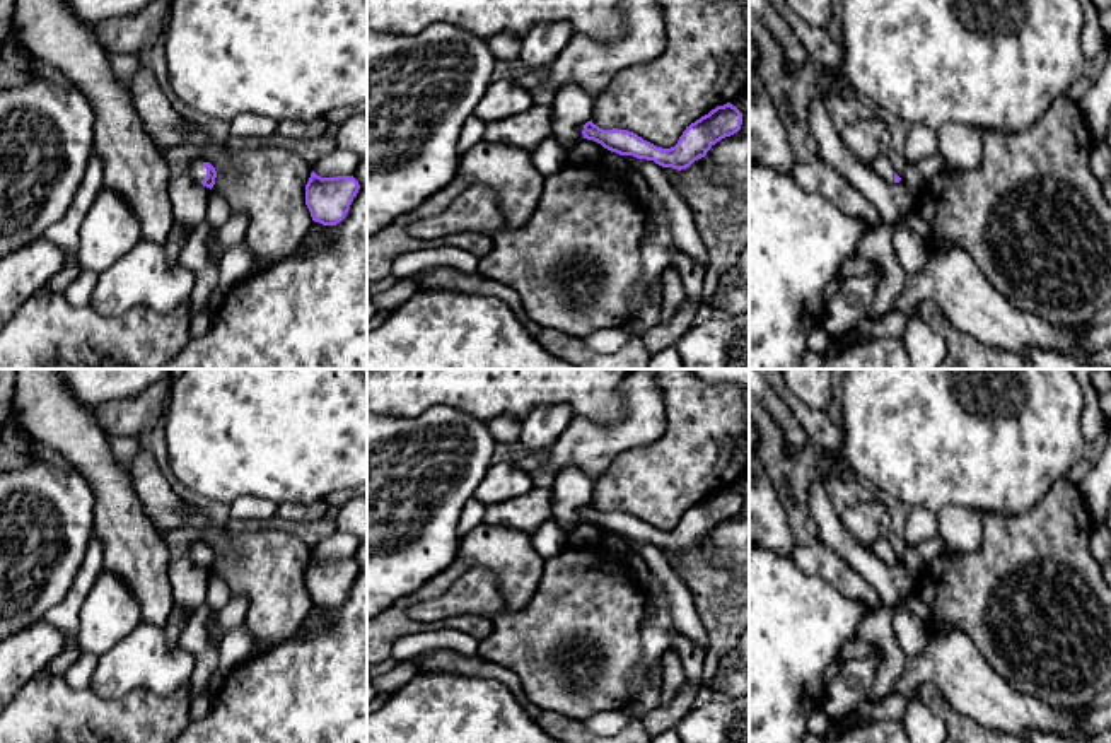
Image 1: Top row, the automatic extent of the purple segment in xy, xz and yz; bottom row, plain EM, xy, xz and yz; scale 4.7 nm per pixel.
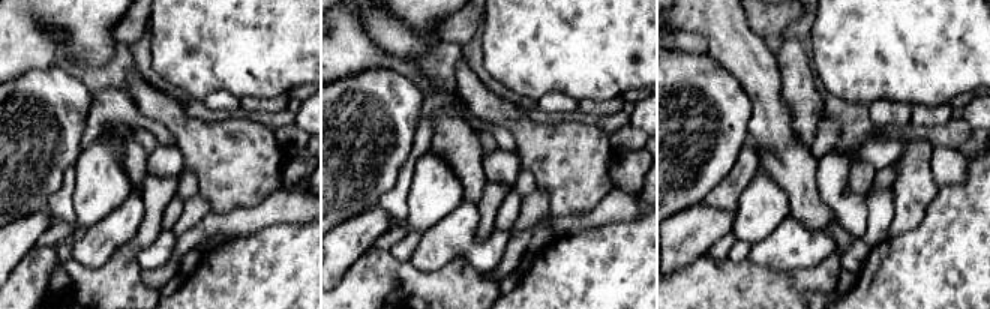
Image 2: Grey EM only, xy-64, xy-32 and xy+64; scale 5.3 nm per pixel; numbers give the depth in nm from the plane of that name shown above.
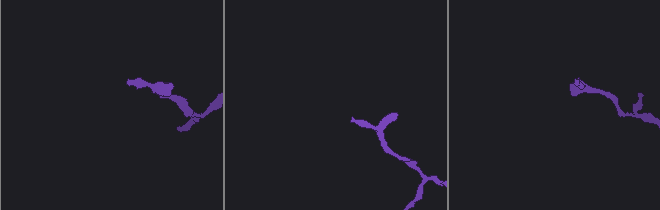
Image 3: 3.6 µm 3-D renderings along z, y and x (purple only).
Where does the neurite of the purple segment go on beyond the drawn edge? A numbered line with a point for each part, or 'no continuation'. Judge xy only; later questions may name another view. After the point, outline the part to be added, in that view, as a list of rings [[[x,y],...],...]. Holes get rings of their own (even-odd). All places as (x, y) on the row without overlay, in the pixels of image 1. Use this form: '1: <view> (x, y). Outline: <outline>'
1: xy (198, 555). Outline: [[[196,547],[191,550],[189,559],[201,565],[206,560],[206,552],[203,550],[203,547]]]

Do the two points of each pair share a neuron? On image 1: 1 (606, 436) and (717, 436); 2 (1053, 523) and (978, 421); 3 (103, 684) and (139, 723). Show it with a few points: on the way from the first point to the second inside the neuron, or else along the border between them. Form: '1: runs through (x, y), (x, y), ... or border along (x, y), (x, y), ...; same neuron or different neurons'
1: border along (663, 397), (664, 431), (652, 441), (622, 451); different neurons
2: border along (1062, 479), (1026, 511), (1000, 516); different neurons
3: border along (87, 687), (104, 697), (135, 689), (156, 694); different neurons

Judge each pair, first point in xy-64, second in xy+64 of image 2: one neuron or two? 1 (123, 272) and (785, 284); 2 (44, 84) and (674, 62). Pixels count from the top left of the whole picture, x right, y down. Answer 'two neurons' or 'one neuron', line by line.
1: one neuron
2: one neuron

